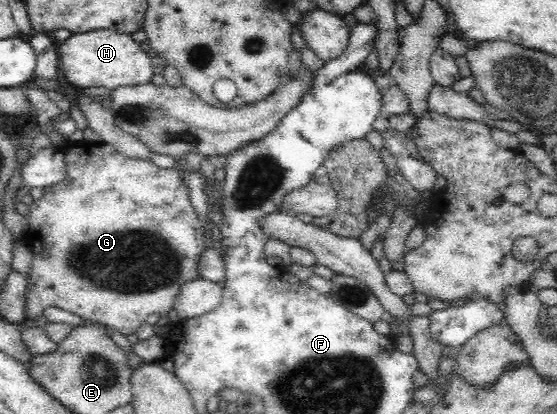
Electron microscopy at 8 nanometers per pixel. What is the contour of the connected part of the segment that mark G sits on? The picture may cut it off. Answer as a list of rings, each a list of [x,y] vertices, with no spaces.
[[[69,139],[58,148],[60,154],[64,156],[65,177],[56,185],[45,187],[44,195],[34,200],[28,206],[26,221],[28,230],[24,233],[23,242],[30,249],[33,259],[29,273],[24,274],[27,277],[27,291],[24,301],[24,319],[26,324],[31,324],[49,307],[58,307],[64,311],[70,311],[88,322],[94,321],[101,325],[110,327],[123,336],[129,336],[136,333],[140,326],[146,322],[146,317],[152,313],[165,315],[173,309],[173,303],[178,295],[179,289],[184,283],[199,278],[197,273],[196,261],[198,255],[205,249],[203,240],[205,239],[203,224],[199,221],[196,211],[192,206],[191,195],[188,186],[184,183],[181,172],[174,168],[160,168],[150,160],[132,159],[127,155],[120,153],[114,145],[106,143],[72,143]]]

